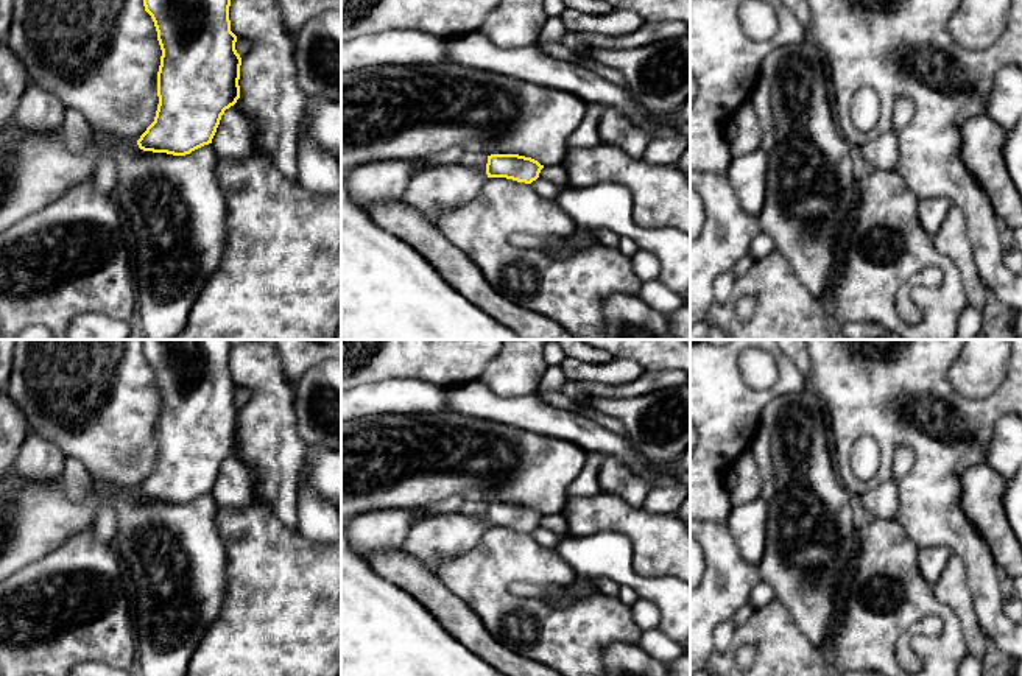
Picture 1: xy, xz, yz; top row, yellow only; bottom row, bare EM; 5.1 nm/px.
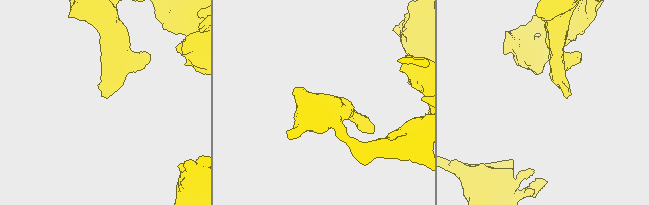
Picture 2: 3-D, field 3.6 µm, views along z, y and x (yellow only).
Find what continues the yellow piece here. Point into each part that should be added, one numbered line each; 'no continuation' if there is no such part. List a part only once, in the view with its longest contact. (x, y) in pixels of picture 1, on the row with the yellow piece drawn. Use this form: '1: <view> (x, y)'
1: xz (435, 189)

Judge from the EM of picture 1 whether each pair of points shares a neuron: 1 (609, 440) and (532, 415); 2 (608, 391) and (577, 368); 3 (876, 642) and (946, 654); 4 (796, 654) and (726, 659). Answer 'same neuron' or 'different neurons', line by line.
1: same neuron
2: different neurons
3: same neuron
4: same neuron

